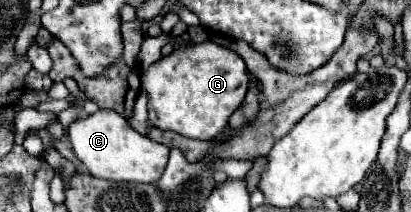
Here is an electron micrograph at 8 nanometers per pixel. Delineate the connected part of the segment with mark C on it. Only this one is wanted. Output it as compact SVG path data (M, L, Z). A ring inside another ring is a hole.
M98 109L94 115L76 119L68 125L68 139L72 143L74 155L84 163L90 175L110 181L132 181L132 183L156 183L168 163L170 149L156 143L136 129L112 109Z

